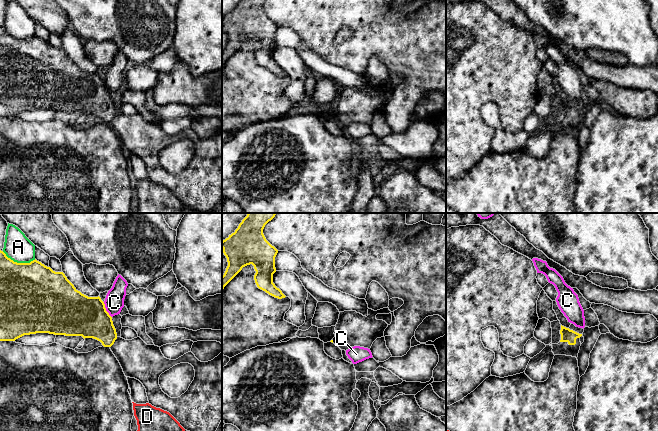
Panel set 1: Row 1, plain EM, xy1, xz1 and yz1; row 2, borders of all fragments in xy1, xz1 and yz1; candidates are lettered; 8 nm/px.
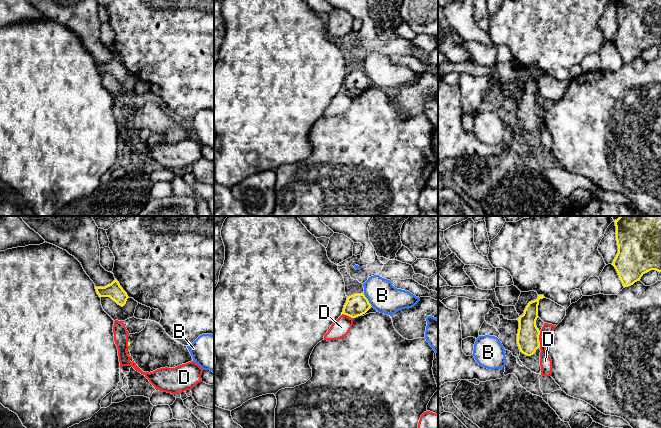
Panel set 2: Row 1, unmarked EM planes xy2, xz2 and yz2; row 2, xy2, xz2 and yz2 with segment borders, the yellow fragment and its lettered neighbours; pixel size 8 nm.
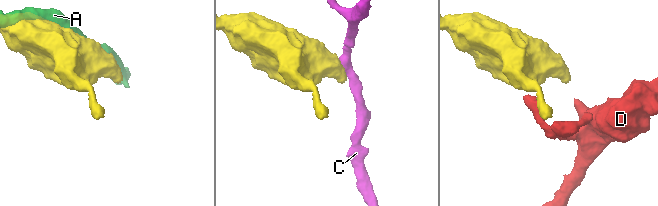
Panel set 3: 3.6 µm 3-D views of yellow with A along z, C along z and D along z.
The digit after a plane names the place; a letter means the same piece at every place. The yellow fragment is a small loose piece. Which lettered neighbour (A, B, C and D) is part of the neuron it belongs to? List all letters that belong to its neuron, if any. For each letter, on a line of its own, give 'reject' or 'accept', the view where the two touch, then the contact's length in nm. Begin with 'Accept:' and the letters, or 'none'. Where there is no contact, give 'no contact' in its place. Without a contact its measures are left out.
Accept: none
A: reject; contact in xy1; length 280 nm
B: reject; contact in xz2; length 130 nm
C: reject; contact in xy1; length 140 nm
D: reject; contact in xz2; length 100 nm

